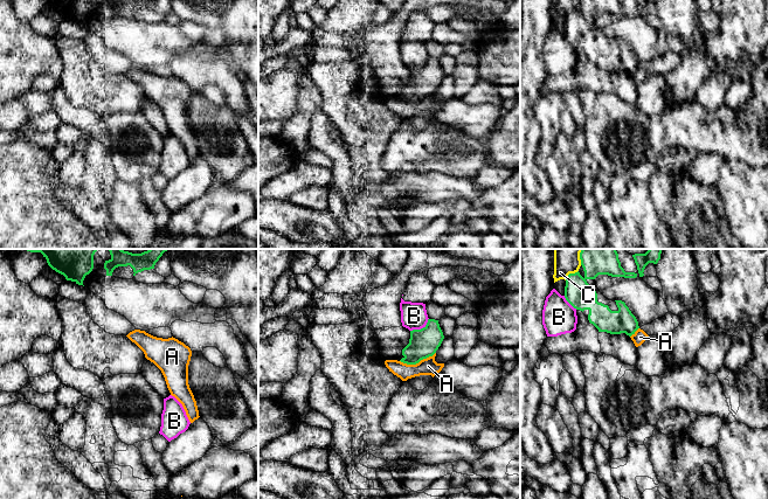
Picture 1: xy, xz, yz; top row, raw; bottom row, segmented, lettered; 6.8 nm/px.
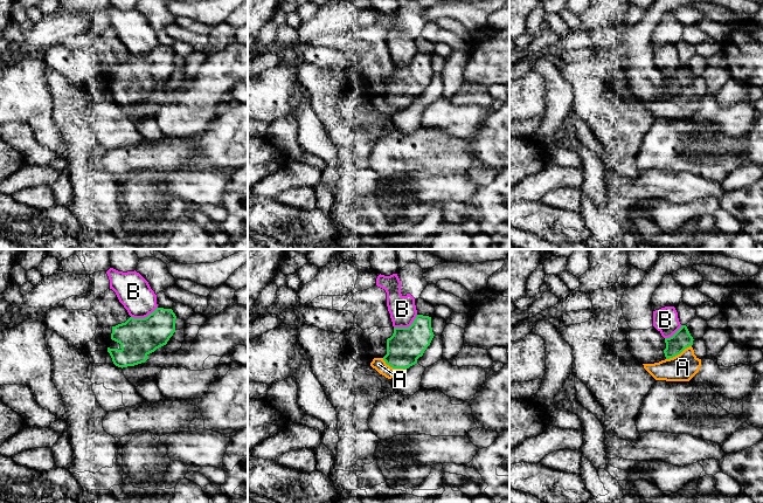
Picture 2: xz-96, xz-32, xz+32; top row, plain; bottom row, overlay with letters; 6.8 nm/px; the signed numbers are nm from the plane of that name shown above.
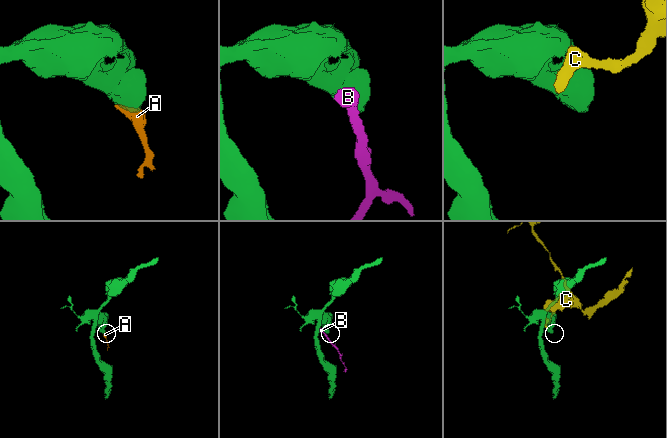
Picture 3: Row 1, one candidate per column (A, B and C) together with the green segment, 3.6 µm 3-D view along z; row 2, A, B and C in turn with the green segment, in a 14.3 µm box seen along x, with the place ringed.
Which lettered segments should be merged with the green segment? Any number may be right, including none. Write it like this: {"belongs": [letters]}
{"belongs": []}

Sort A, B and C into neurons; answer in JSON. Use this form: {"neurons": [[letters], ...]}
{"neurons": [["A"], ["B"], ["C"]]}

